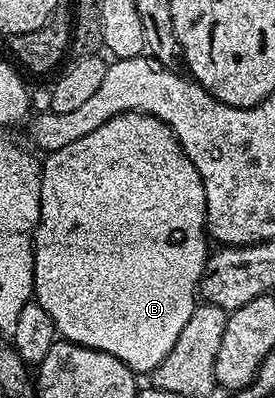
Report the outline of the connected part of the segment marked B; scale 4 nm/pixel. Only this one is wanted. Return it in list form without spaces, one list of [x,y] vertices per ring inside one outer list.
[[[119,114],[106,120],[102,128],[94,128],[94,132],[82,136],[82,140],[74,140],[74,144],[66,144],[66,148],[58,148],[43,159],[40,171],[40,222],[36,225],[34,239],[34,301],[46,308],[61,339],[116,356],[137,376],[151,375],[162,364],[162,360],[166,360],[178,336],[182,336],[182,328],[186,328],[198,304],[200,278],[204,275],[204,266],[210,257],[207,213],[202,176],[198,176],[198,168],[194,168],[190,156],[186,156],[182,144],[165,122],[152,114]]]

